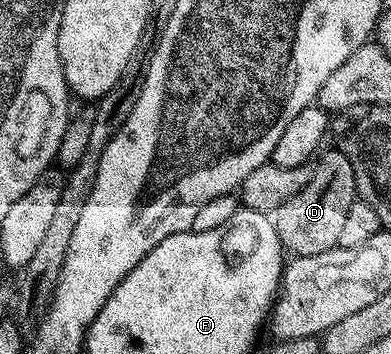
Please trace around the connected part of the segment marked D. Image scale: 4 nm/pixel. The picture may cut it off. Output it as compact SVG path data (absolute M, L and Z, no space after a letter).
M322 151L316 157L312 170L311 180L299 190L299 194L295 194L295 198L287 198L283 206L271 213L282 249L293 258L323 254L337 247L347 210L351 210L353 201L358 199L355 170L343 152Z

